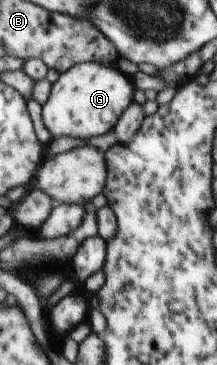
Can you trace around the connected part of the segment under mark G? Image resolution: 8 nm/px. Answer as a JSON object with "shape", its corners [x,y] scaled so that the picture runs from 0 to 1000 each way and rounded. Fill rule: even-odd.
{"shape":[[[406,167],[323,184],[309,195],[276,203],[276,211],[240,233],[230,263],[198,285],[189,315],[244,378],[332,375],[401,386],[433,375],[516,359],[535,345],[553,315],[618,277],[627,241],[594,205],[571,203],[539,181],[493,184],[470,173]]]}

